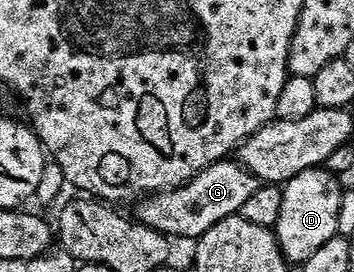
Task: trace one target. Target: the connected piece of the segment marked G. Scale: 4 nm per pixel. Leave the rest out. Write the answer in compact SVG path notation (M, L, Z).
M231 159L219 160L211 164L202 174L198 174L188 184L178 188L169 188L167 192L148 194L139 201L134 211L135 219L155 232L166 237L181 236L184 240L195 242L208 233L211 228L218 226L226 218L237 215L246 206L247 200L262 187L262 182L249 172L243 164Z

